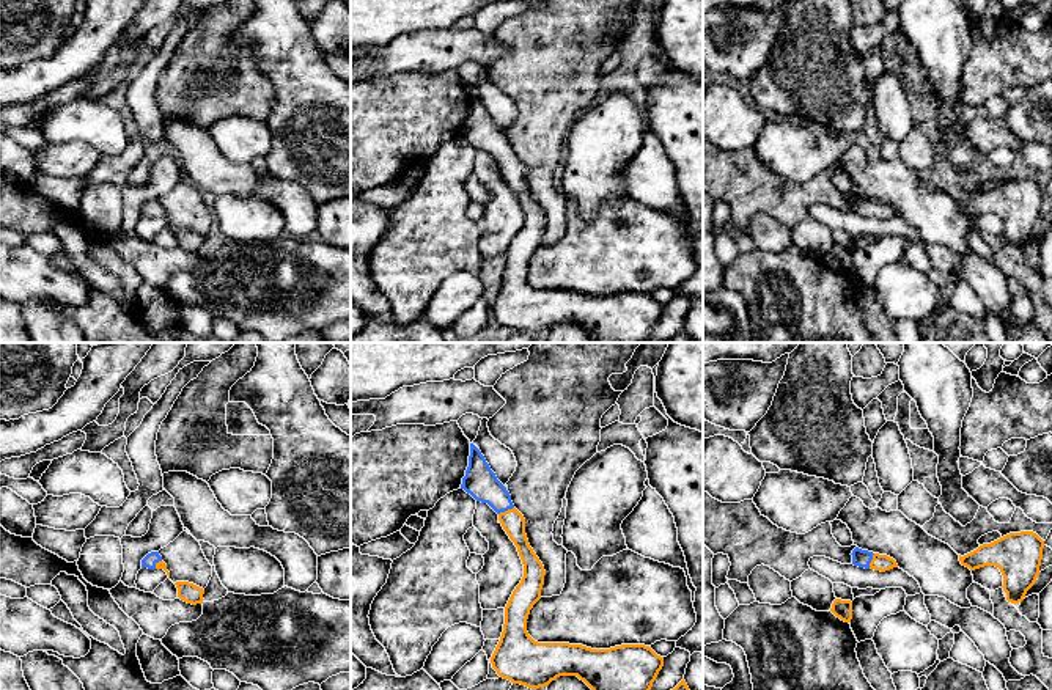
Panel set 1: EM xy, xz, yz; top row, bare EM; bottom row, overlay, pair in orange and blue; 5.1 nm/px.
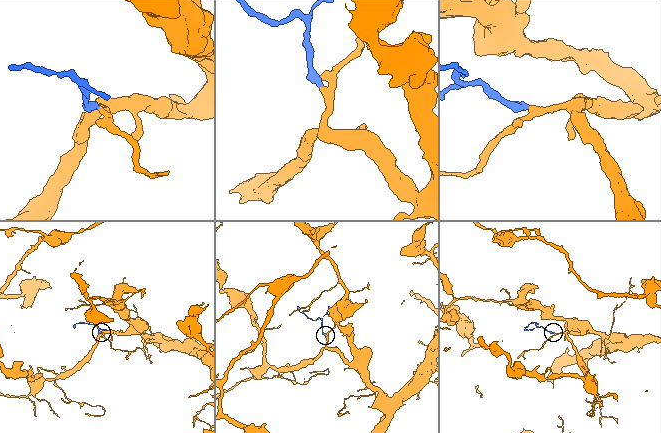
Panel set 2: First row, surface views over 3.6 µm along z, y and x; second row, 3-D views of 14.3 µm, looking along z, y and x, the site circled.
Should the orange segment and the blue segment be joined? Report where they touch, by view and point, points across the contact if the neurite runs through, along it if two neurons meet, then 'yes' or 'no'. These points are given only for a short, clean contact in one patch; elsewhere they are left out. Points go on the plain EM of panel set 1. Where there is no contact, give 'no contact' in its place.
meets orange in xz at (505, 159); runs through xz (513, 170), (505, 159), (502, 151), (480, 129); yes

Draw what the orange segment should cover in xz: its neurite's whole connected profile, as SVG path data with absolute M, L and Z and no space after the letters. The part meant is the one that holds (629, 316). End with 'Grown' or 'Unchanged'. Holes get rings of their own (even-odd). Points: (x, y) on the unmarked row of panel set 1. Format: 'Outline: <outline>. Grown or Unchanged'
Outline: M473 91L461 137L498 162L524 212L524 225L505 255L503 280L491 305L497 322L532 338L547 335L560 324L577 324L594 343L646 343L664 314L664 305L649 294L591 297L569 291L538 291L528 283L527 267L541 247L546 218L528 192L524 163Z. Grown

